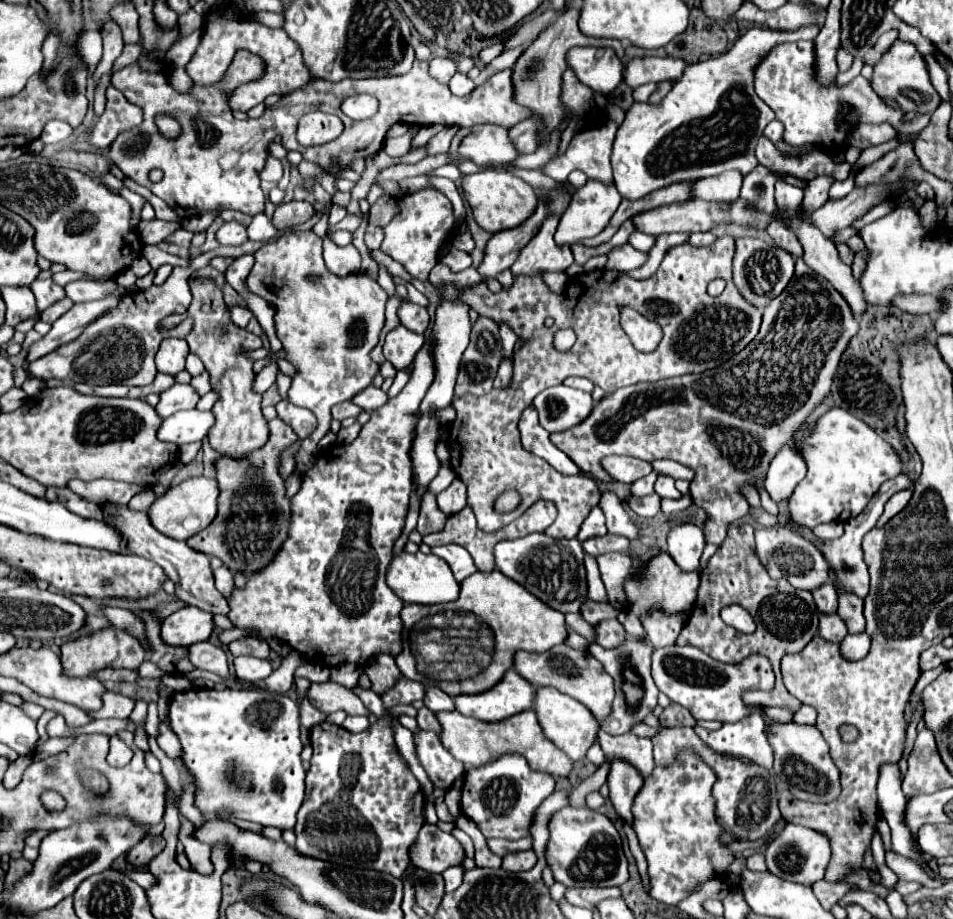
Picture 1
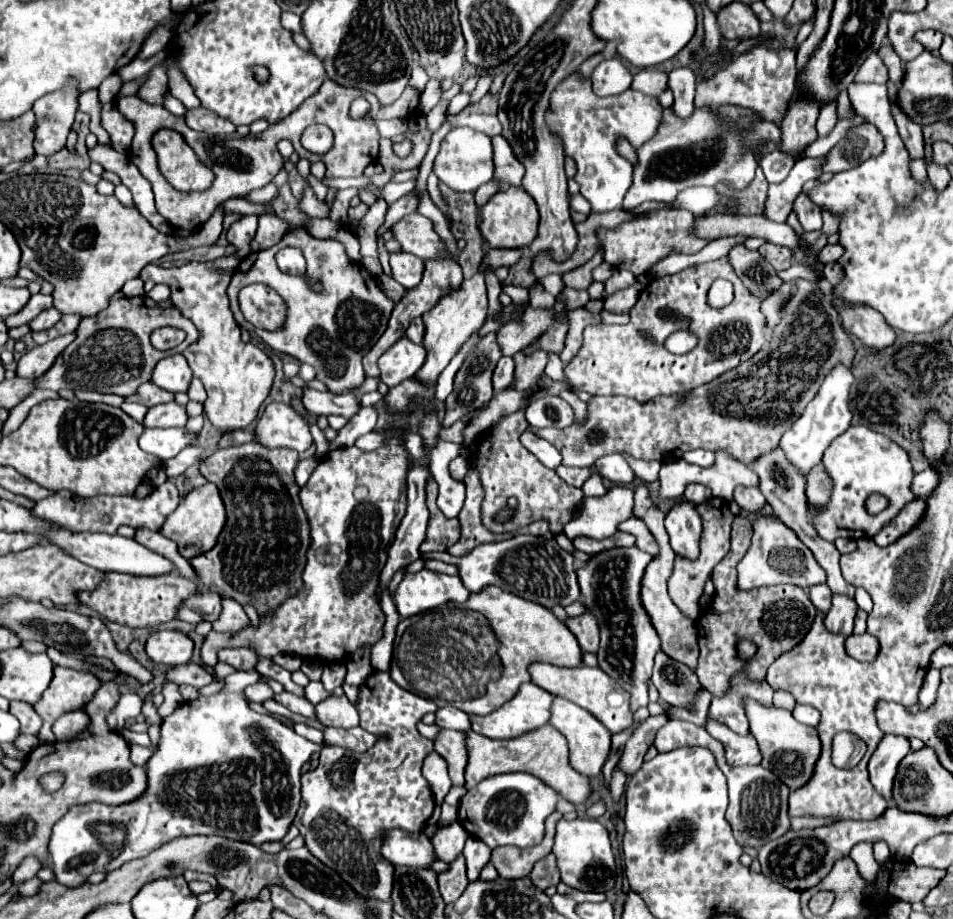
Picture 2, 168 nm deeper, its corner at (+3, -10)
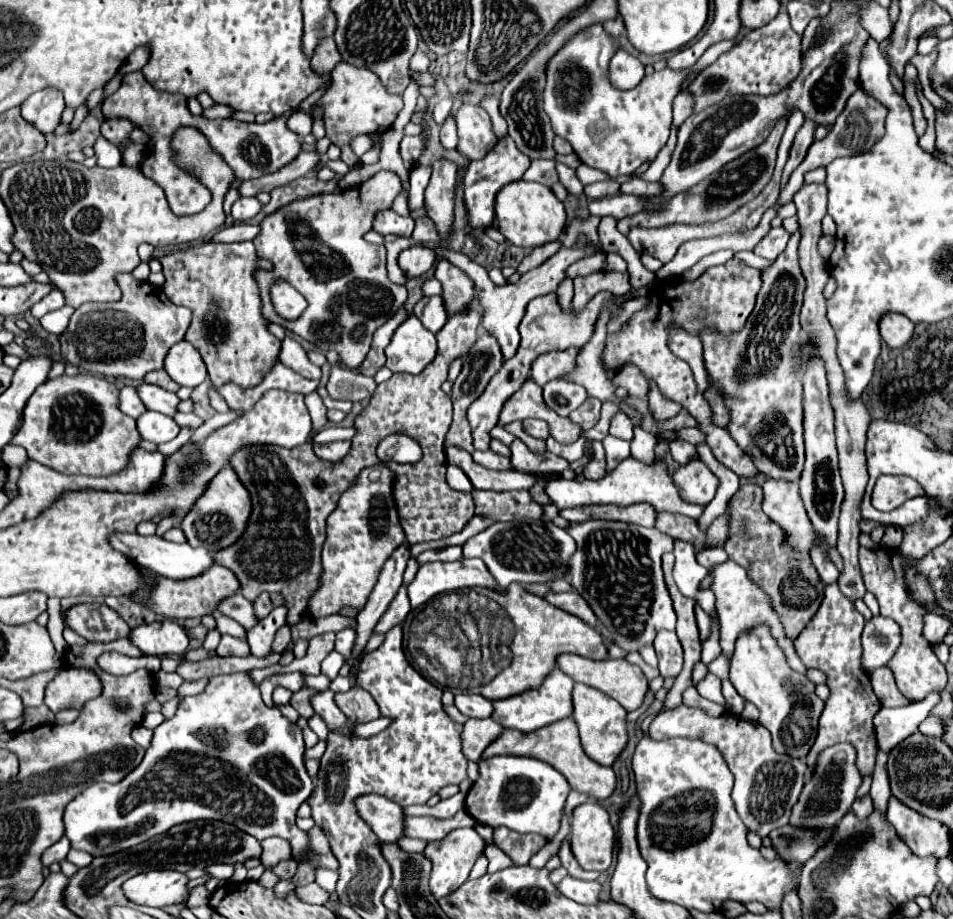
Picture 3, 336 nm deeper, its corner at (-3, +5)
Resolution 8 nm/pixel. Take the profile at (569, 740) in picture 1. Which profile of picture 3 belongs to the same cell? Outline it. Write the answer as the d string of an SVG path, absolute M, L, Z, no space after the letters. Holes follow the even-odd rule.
M576 683L574 691L572 691L572 703L574 703L574 721L580 729L580 739L582 739L582 747L588 753L588 757L592 757L596 763L610 767L614 763L614 759L620 755L620 751L624 749L626 741L628 741L628 733L626 733L626 711L608 695L604 695L602 691L588 687L584 683Z

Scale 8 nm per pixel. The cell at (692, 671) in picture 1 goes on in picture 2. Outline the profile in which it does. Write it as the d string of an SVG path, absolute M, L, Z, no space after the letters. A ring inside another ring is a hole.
M664 652L656 654L652 684L658 688L662 700L678 708L688 708L700 690L698 676L684 664L668 658Z

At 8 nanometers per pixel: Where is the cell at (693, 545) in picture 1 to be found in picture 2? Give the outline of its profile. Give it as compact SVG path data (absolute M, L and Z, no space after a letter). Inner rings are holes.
M680 500L666 514L666 530L670 536L670 546L676 554L695 560L700 553L699 540L702 521L694 502Z

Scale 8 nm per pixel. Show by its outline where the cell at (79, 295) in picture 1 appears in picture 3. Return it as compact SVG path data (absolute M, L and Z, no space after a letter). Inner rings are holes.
M64 305L64 307L60 307L60 309L56 309L56 311L48 313L48 315L44 315L44 317L40 319L40 323L42 323L42 327L44 327L48 333L52 333L52 335L62 335L64 329L68 327L68 321L70 321L72 313L74 313L74 309L68 307L68 305Z

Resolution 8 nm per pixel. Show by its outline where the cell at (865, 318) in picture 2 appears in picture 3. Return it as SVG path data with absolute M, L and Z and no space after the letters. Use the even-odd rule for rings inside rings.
M884 313L880 319L880 335L888 347L902 347L912 337L914 325L900 313Z

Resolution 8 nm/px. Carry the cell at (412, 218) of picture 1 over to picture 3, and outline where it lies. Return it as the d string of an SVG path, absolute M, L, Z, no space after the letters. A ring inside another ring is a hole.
M408 247L400 253L398 265L406 273L406 277L420 277L424 275L436 261L434 251L426 247Z

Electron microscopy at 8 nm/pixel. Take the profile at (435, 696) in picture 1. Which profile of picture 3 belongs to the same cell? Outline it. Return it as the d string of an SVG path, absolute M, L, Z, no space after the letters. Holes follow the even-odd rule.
M458 693L454 699L454 705L458 707L460 713L466 717L476 717L476 719L486 719L492 715L492 701L486 697L474 695L474 693Z

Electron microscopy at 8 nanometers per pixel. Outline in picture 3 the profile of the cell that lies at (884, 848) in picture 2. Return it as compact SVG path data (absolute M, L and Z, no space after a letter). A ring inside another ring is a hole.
M878 747L878 753L876 757L876 767L873 773L873 779L869 791L869 795L872 798L874 808L886 814L888 800L891 796L889 779L886 771L886 763L888 760L888 754L884 753Z

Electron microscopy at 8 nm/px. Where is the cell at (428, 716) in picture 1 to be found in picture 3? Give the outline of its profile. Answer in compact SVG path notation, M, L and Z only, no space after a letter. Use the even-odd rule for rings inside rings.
M468 719L462 731L462 751L468 761L478 761L482 751L502 733L502 725L494 719Z

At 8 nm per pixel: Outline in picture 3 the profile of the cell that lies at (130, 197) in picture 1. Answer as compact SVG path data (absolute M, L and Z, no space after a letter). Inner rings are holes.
M98 137L94 143L94 151L96 151L96 159L100 167L116 167L122 163L120 151L116 149L114 143L110 143L106 137Z

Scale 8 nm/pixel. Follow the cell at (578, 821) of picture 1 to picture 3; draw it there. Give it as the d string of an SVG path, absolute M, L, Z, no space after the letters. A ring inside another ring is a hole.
M586 801L572 813L570 849L586 871L606 871L614 857L614 829L608 811L596 801Z

